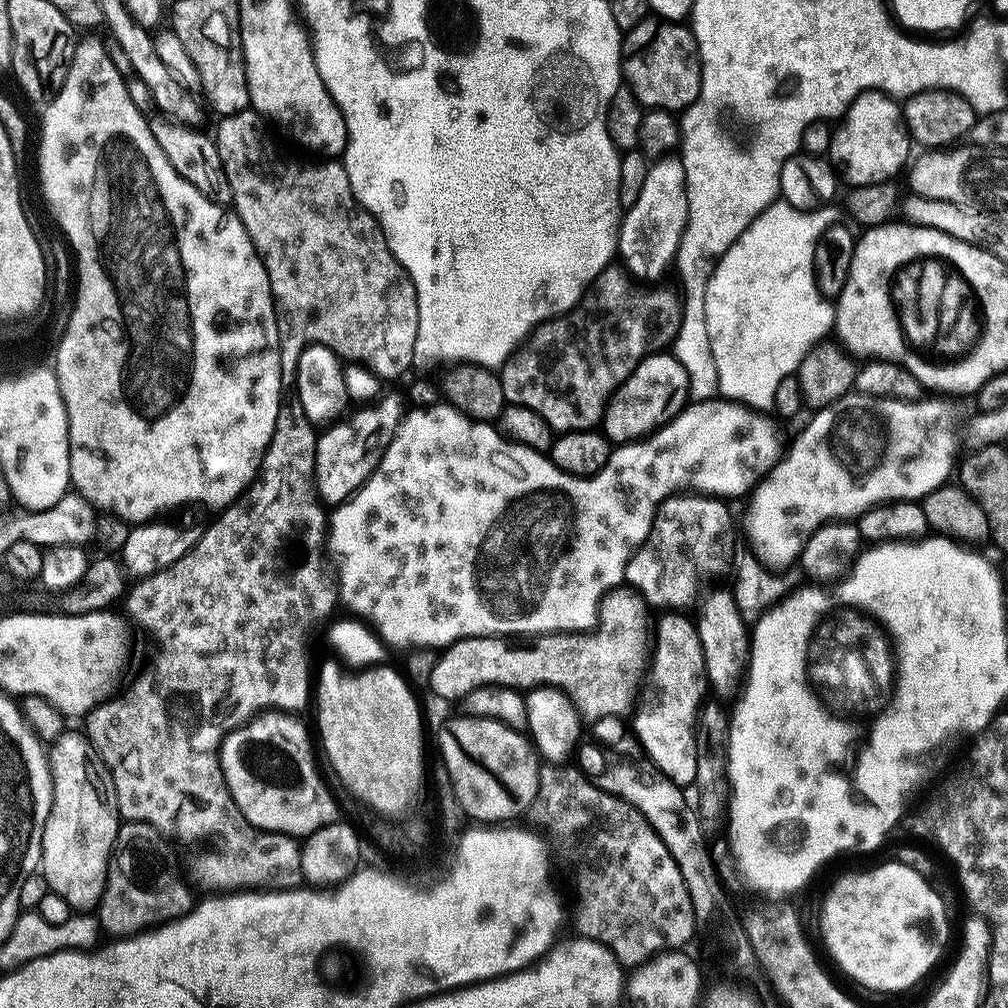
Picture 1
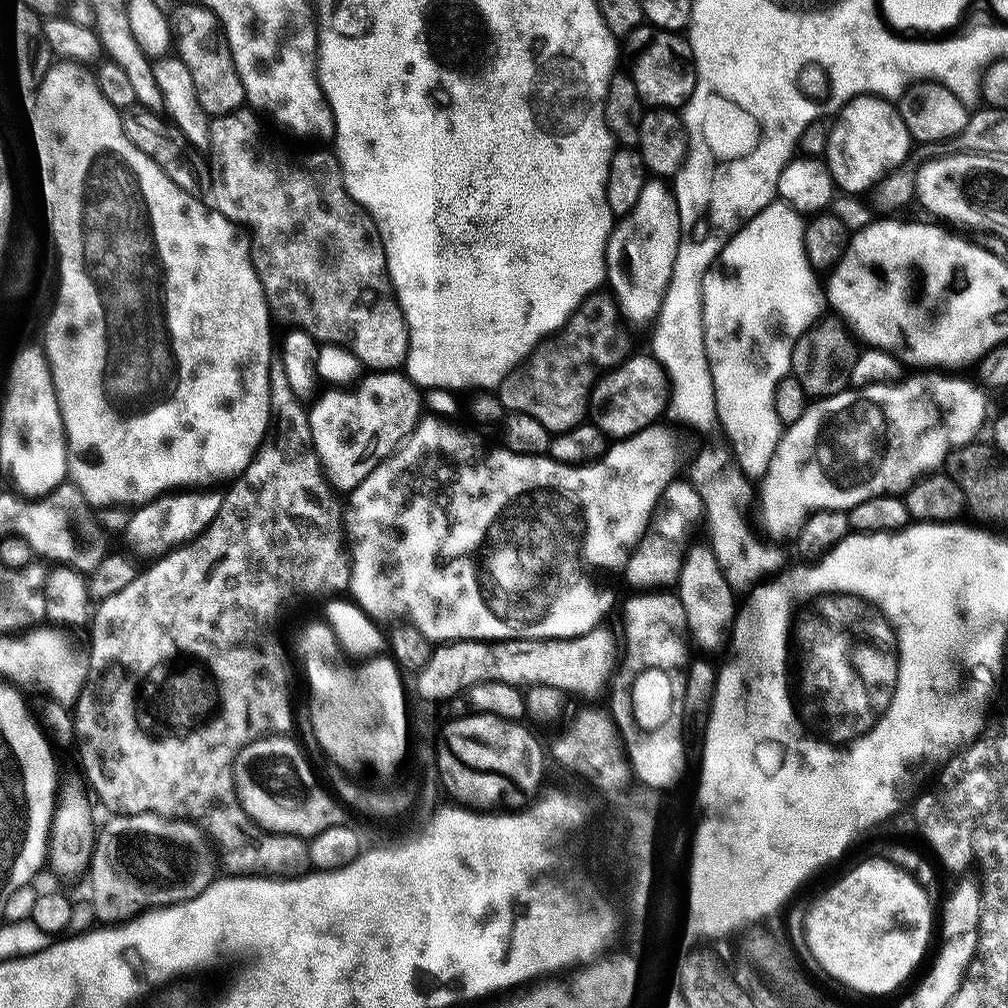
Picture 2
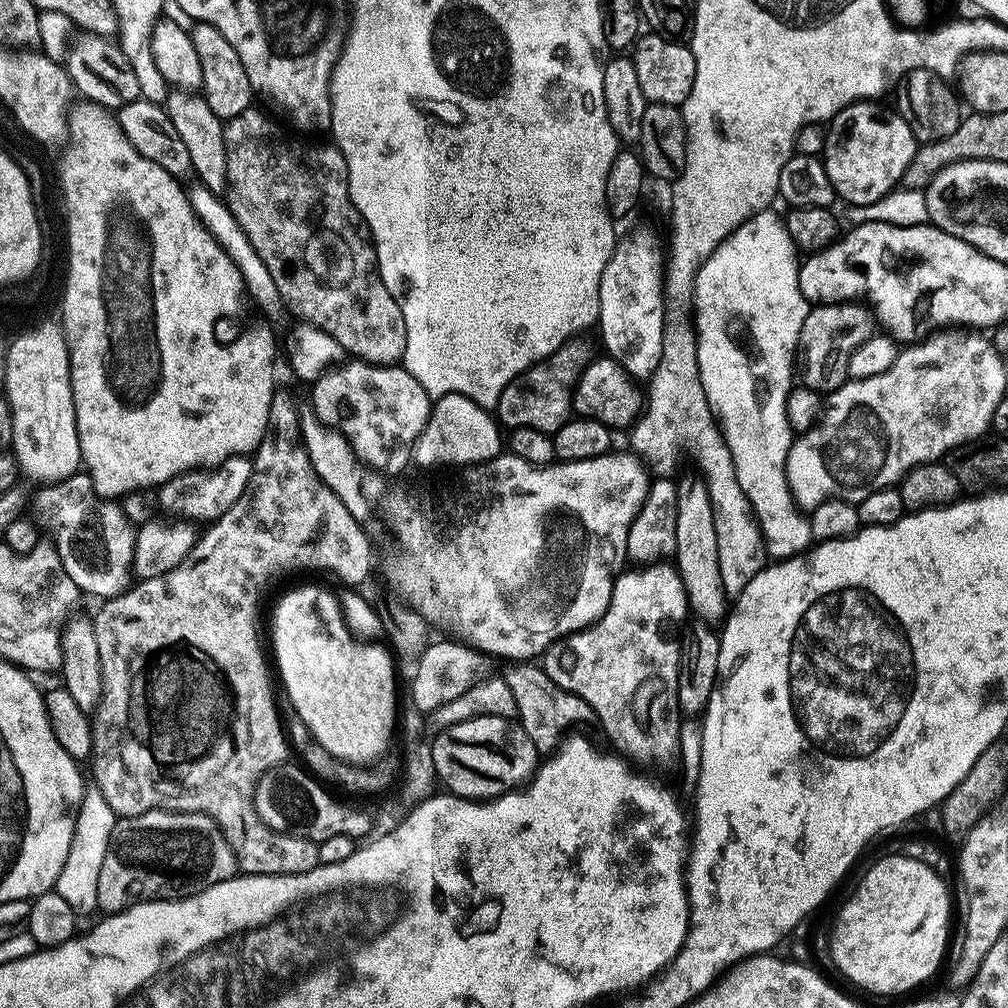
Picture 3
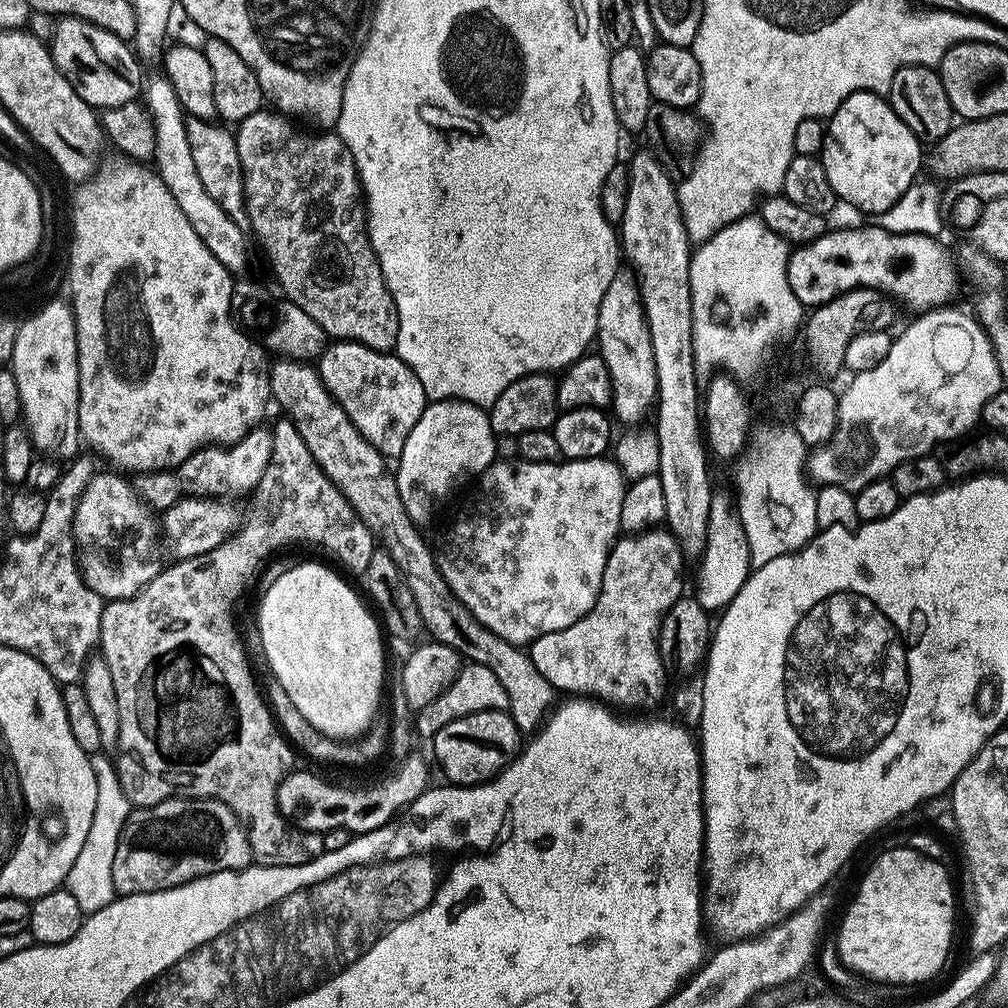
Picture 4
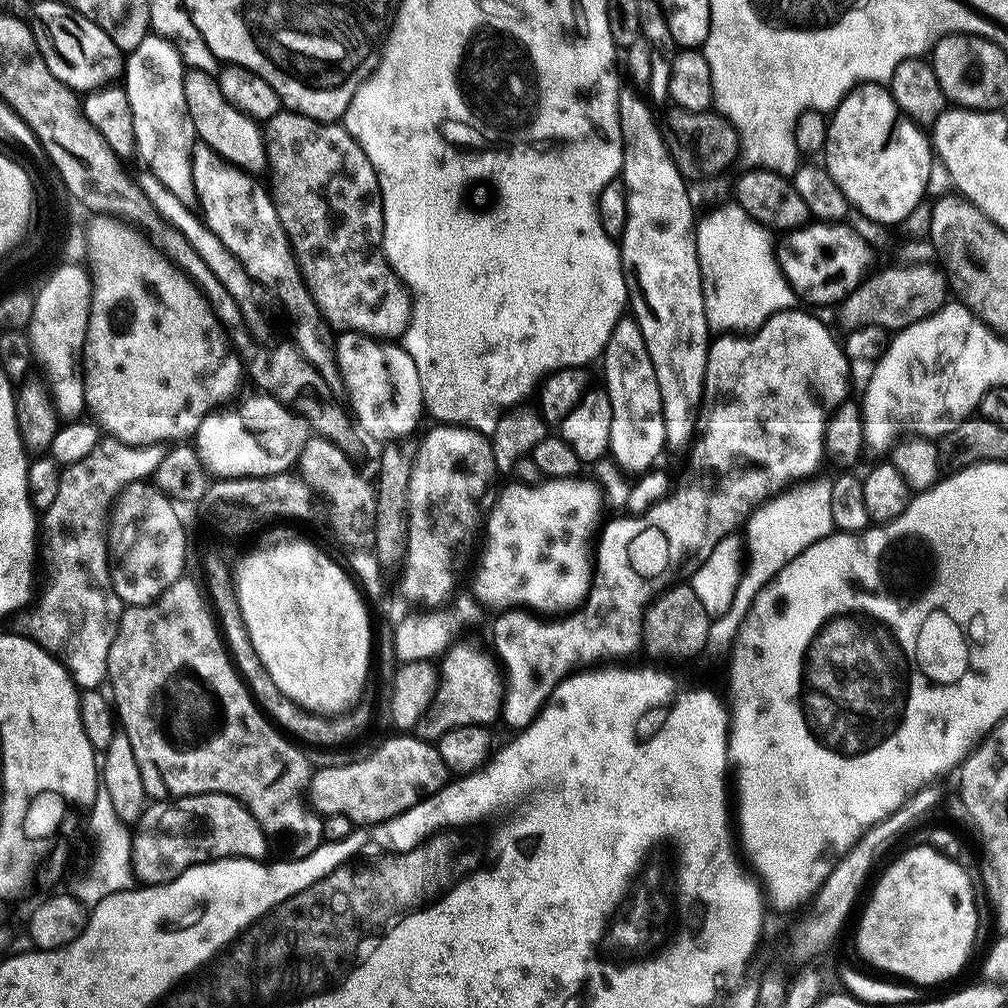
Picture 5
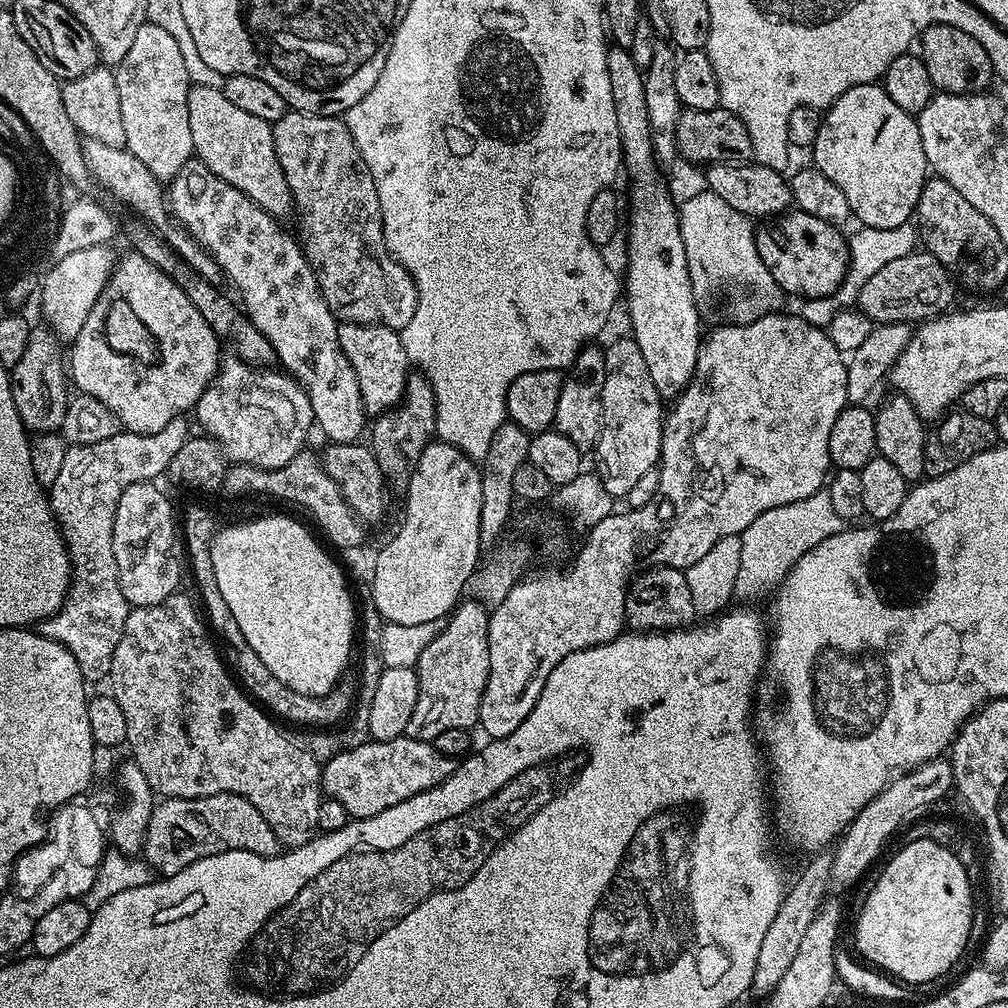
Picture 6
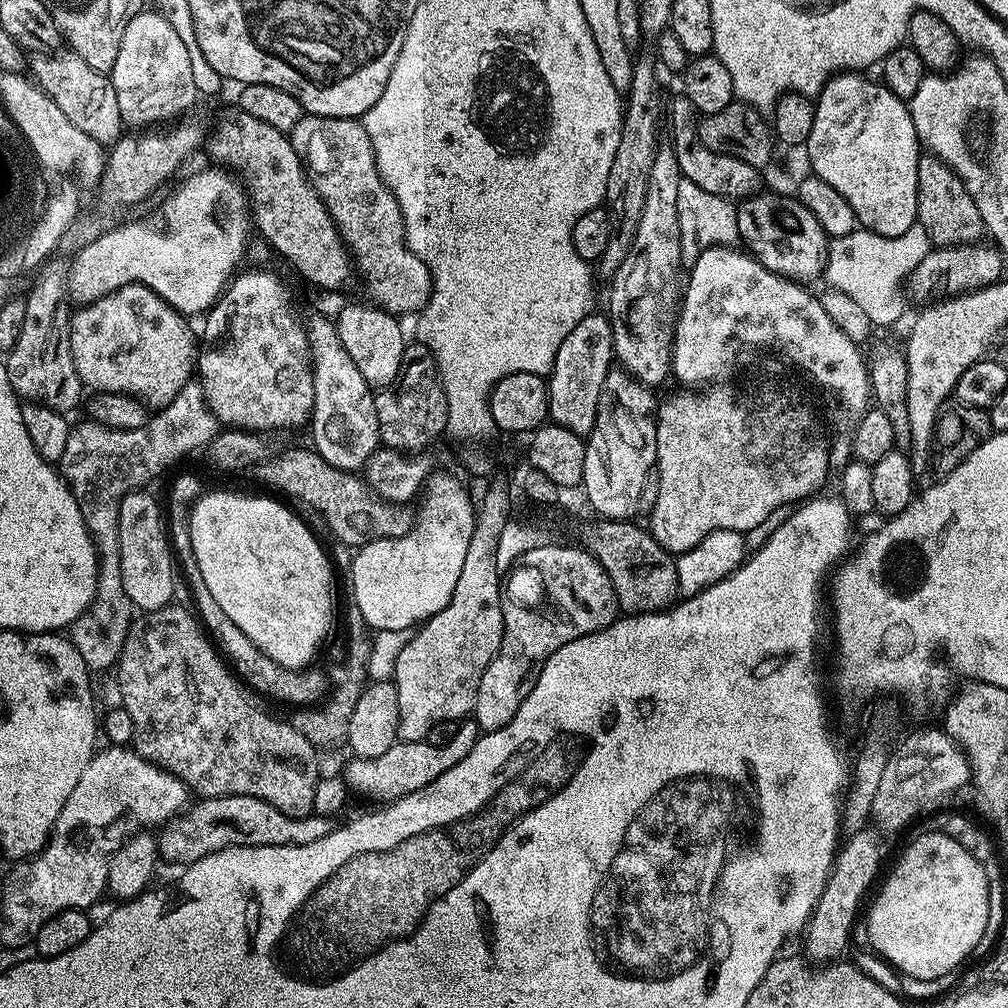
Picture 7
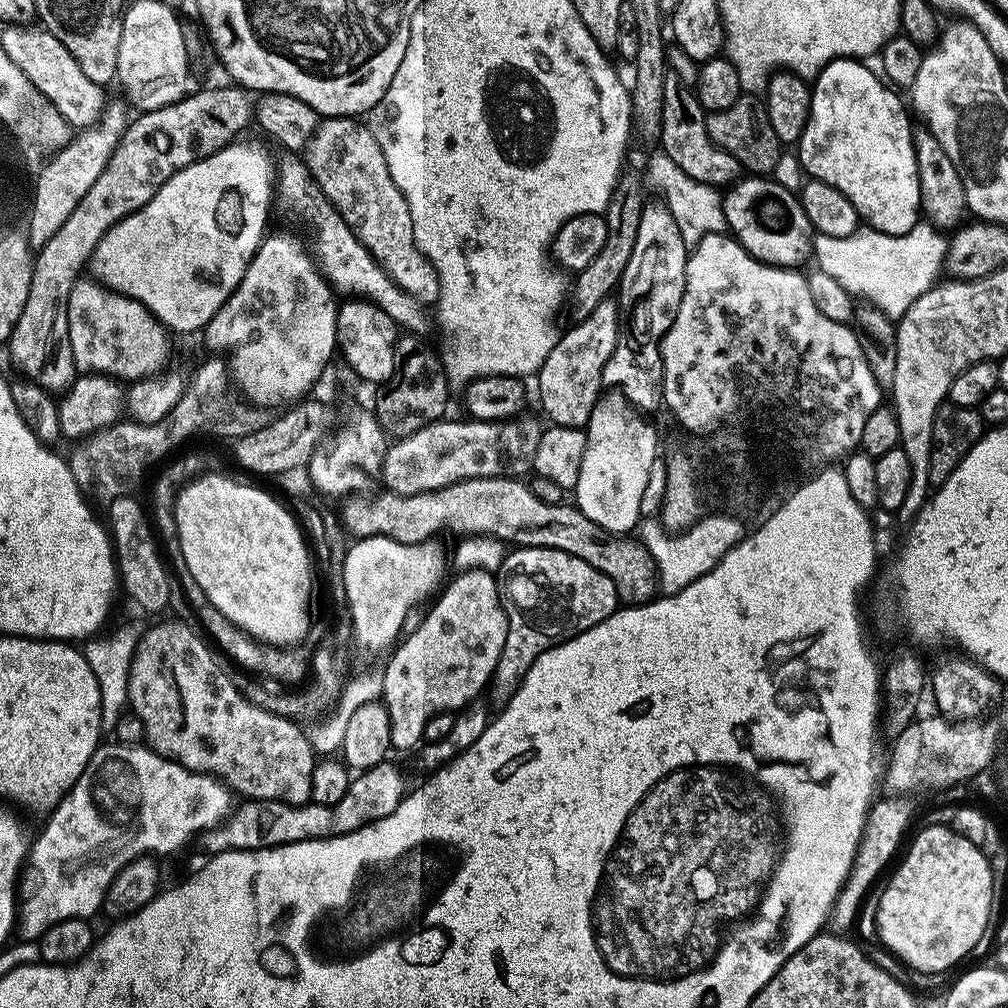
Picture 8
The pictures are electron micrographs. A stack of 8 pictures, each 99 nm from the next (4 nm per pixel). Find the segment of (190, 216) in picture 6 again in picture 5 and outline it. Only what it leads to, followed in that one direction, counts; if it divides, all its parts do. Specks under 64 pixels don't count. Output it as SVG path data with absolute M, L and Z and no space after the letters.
M199 142L192 147L192 173L196 204L204 225L218 234L218 242L222 242L222 246L226 246L226 250L242 262L250 278L267 288L278 304L280 299L281 306L288 311L296 327L291 339L297 350L320 371L320 377L325 382L339 381L334 330L320 315L314 298L304 284L300 267L286 238L286 230L282 230L282 222L278 222L278 212L274 210L267 187L261 181L259 184L253 173L224 160L213 148Z

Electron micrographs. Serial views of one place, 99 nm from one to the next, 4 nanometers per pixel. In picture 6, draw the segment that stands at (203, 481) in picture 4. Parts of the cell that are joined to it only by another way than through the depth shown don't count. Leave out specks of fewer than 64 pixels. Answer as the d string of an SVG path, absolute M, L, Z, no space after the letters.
M225 355L212 384L198 398L194 416L233 461L259 468L286 466L305 447L308 431L313 431L310 398L286 372L272 371L276 370L254 368L235 355Z

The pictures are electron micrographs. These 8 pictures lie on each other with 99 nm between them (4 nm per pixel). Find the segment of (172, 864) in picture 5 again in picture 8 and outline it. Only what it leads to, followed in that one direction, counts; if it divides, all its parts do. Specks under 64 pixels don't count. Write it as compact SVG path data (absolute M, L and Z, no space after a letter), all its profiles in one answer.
M385 762L373 768L365 768L357 776L360 777L357 780L355 777L349 783L342 802L334 802L334 806L322 806L311 802L306 804L283 804L277 800L262 800L259 803L244 802L244 805L237 812L235 809L227 819L203 833L204 848L208 851L208 854L231 852L241 848L280 848L283 844L293 844L303 840L324 840L327 836L350 834L362 826L374 823L378 818L386 818L386 814L394 814L394 810L406 795L403 774L391 762Z

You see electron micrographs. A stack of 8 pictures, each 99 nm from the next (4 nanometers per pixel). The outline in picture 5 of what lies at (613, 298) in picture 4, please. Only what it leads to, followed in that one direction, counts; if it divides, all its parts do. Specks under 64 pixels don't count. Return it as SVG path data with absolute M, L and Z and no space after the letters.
M621 318L613 326L602 353L604 364L603 391L610 398L610 454L630 474L643 474L665 451L666 426L662 410L662 394L658 390L658 378L654 374L654 362L650 362L650 350L642 338L642 330L635 319Z

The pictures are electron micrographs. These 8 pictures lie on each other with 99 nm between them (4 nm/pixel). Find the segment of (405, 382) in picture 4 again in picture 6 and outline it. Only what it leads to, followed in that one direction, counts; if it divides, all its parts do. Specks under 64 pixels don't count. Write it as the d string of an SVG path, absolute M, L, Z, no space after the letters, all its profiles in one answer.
M340 324L338 338L350 366L354 366L354 375L358 377L358 390L362 390L364 411L369 417L375 418L390 411L400 403L406 390L406 382L410 375L410 361L400 341L400 332L395 328L387 328L381 324Z

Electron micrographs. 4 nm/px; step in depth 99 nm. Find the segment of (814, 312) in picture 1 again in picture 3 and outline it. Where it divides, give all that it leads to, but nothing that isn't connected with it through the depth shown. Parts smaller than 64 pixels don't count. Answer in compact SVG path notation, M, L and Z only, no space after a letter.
M765 210L758 213L757 216L751 216L742 226L738 226L738 230L731 232L730 235L704 259L704 265L698 270L696 281L692 287L692 299L690 301L691 307L693 309L696 307L694 327L696 329L696 361L698 362L698 370L700 371L700 381L704 387L708 404L712 407L712 415L716 417L716 423L720 426L720 432L724 436L726 446L734 458L734 474L738 474L738 486L742 486L742 494L746 494L746 498L752 507L752 512L756 516L756 524L764 536L764 551L776 562L787 560L789 556L801 555L801 553L813 543L808 516L805 515L803 511L797 509L796 500L792 496L788 479L784 473L788 451L794 439L794 430L790 426L788 415L786 414L786 402L788 401L788 393L791 392L794 387L792 376L794 380L794 361L798 356L802 322L806 322L810 311L810 302L802 294L802 290L800 289L800 283L798 282L799 273L800 264L798 263L796 243L790 238L783 219L781 219L779 215L776 217L775 214L772 213L772 210Z

